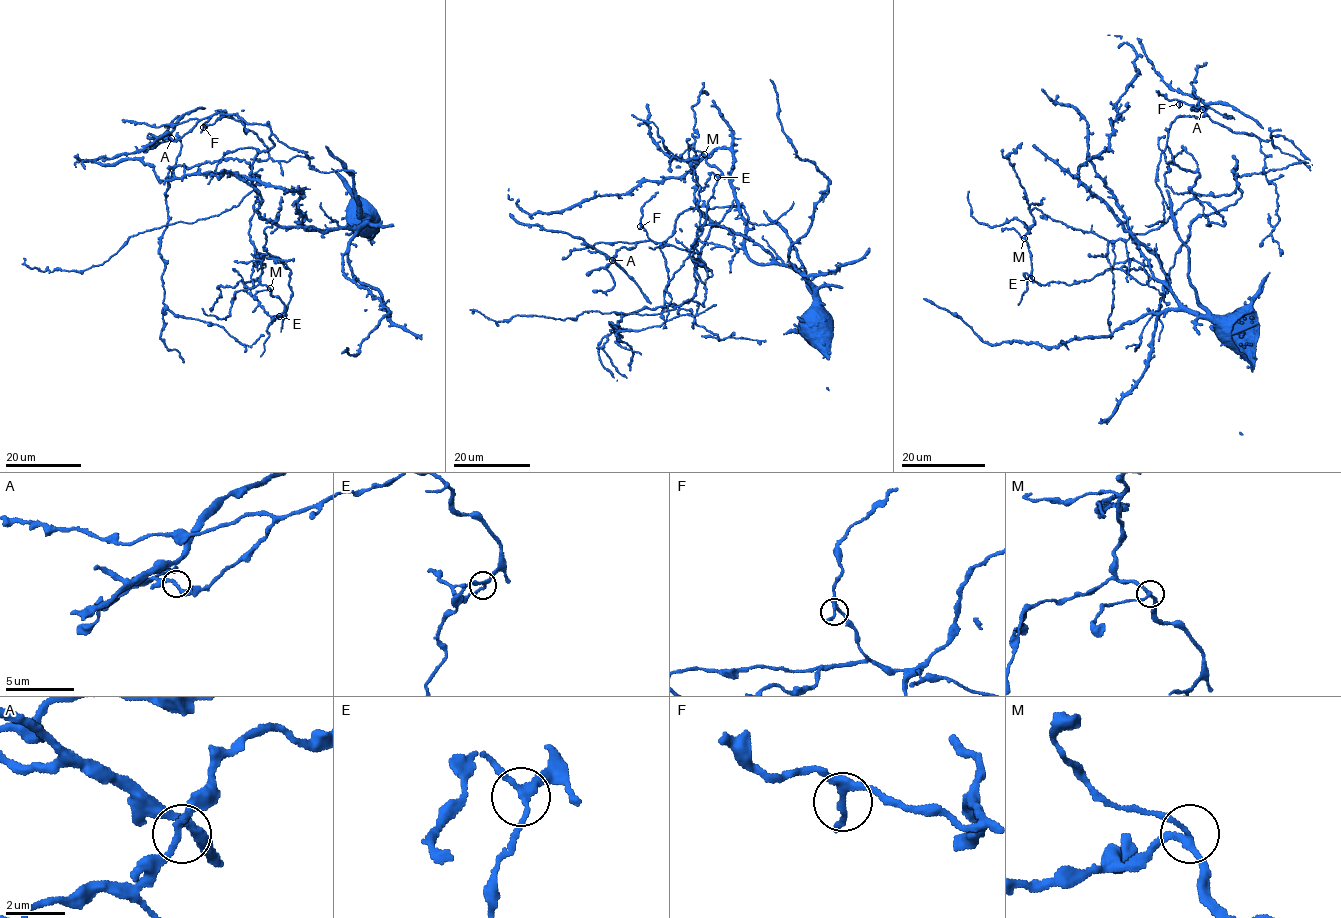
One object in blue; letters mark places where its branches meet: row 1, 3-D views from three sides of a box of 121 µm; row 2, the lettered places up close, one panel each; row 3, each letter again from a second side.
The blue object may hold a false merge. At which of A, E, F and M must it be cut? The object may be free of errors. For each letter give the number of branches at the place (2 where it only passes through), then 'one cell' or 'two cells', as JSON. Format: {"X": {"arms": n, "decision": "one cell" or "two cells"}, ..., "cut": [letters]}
{"A": {"arms": 3, "decision": "one cell"}, "E": {"arms": 3, "decision": "one cell"}, "F": {"arms": 3, "decision": "one cell"}, "M": {"arms": 3, "decision": "two cells"}, "cut": ["M"]}

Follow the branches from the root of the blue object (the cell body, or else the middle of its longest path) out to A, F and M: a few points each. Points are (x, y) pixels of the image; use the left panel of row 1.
A: (351, 224), (364, 225), (307, 229), (299, 194), (251, 178), (161, 180), (138, 160), (93, 160), (171, 138)
F: (351, 224), (307, 229), (299, 194), (251, 178), (93, 160), (203, 127)
M: (351, 224), (307, 229), (299, 194), (251, 178), (93, 160), (218, 113), (267, 125), (249, 231), (269, 288)

